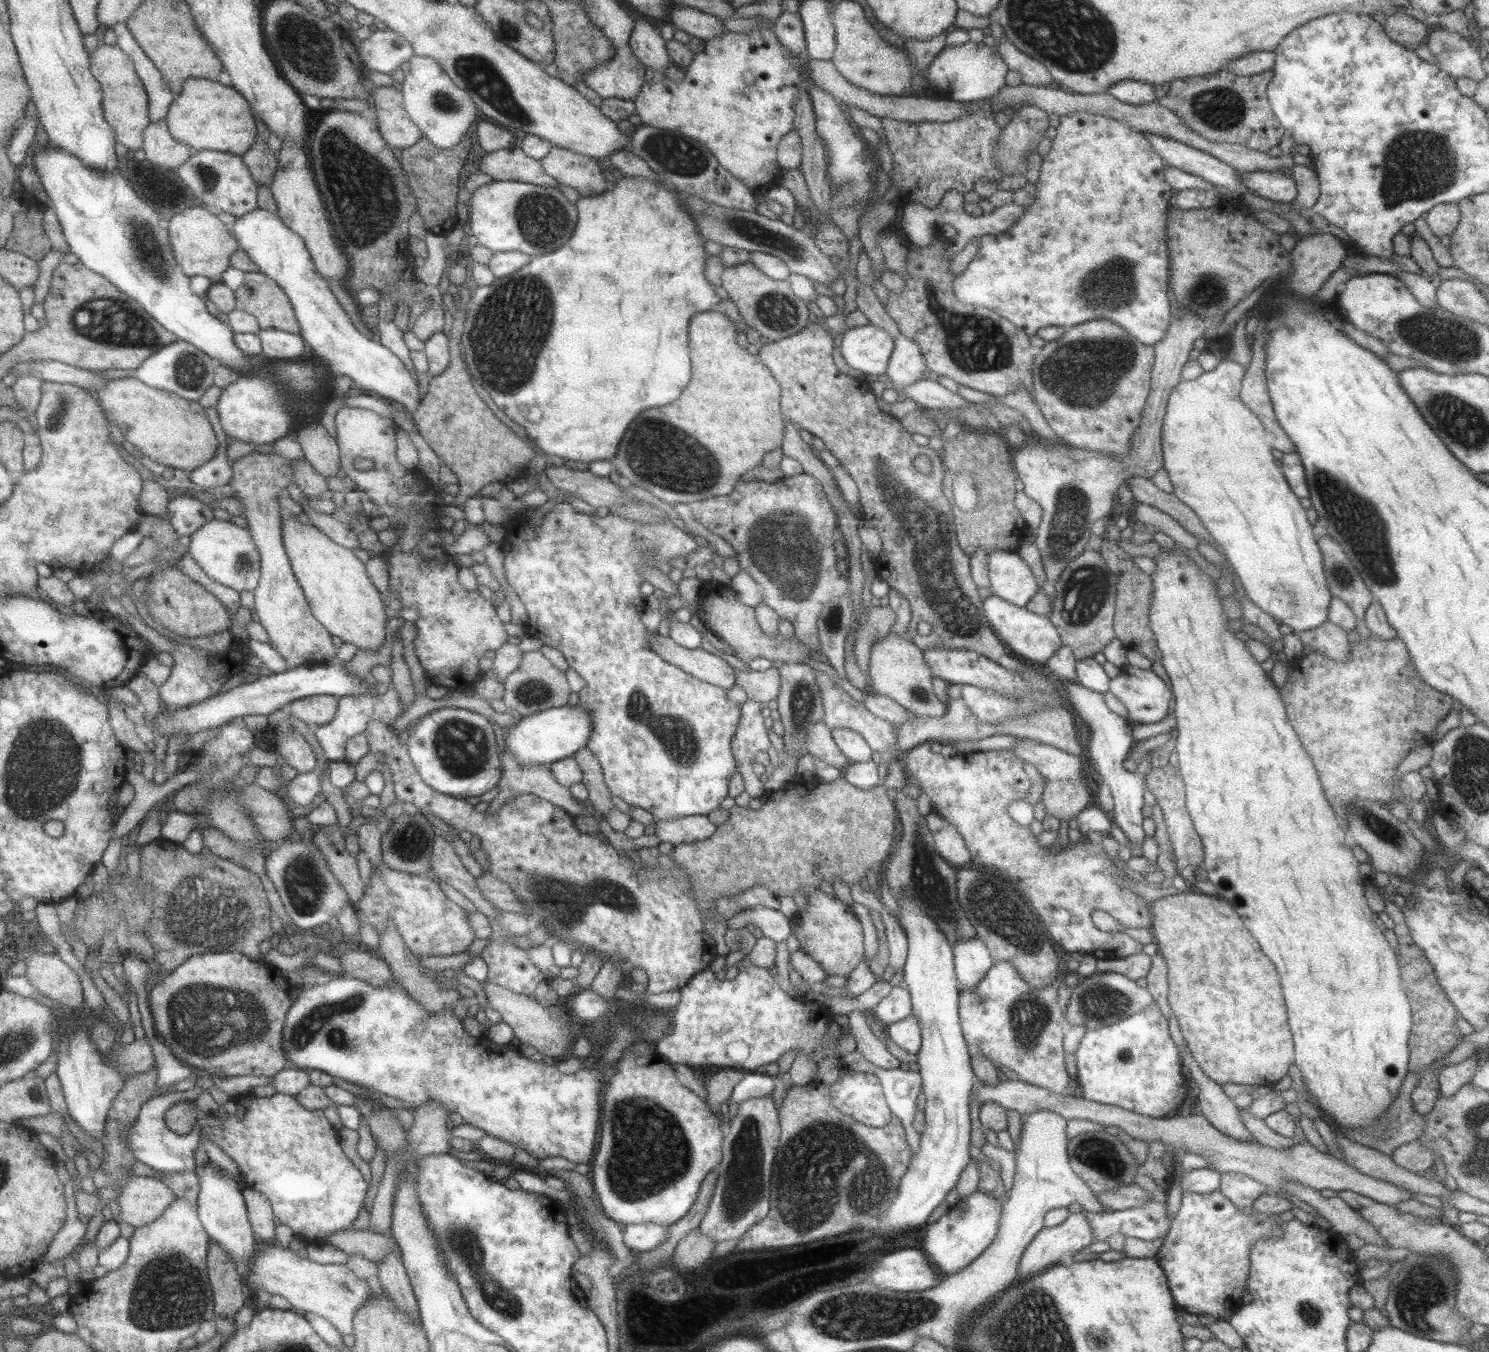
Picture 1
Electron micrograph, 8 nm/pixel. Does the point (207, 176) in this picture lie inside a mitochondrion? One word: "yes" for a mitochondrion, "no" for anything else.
yes

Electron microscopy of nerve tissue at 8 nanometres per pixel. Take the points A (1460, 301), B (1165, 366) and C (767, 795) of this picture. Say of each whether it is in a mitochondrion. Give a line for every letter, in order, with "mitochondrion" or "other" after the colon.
A: mitochondrion
B: other
C: other

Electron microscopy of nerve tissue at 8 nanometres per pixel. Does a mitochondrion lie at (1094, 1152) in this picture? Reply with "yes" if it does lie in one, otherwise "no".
yes

